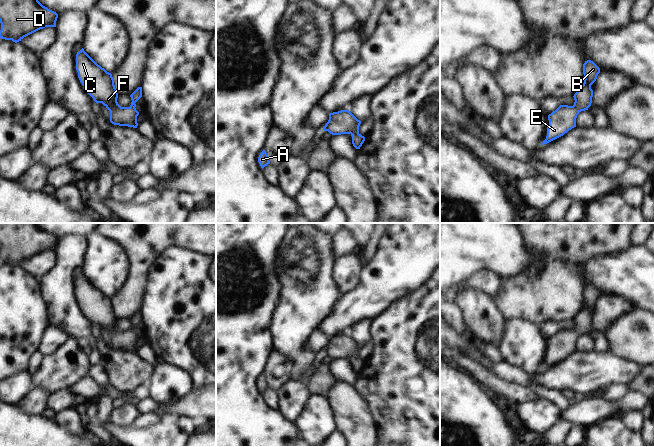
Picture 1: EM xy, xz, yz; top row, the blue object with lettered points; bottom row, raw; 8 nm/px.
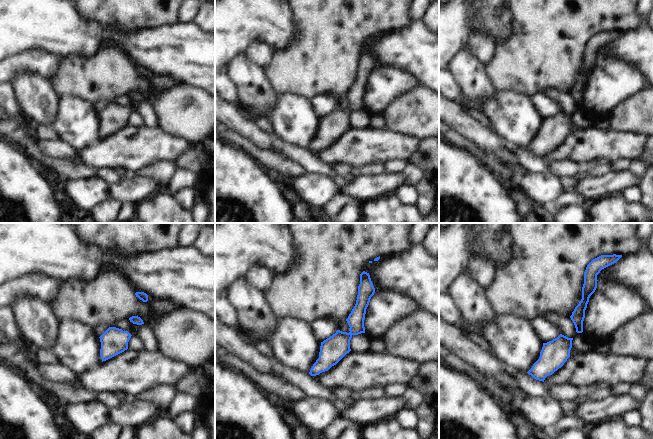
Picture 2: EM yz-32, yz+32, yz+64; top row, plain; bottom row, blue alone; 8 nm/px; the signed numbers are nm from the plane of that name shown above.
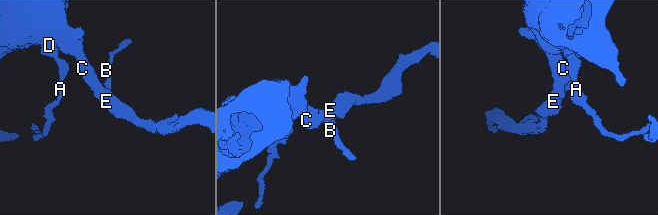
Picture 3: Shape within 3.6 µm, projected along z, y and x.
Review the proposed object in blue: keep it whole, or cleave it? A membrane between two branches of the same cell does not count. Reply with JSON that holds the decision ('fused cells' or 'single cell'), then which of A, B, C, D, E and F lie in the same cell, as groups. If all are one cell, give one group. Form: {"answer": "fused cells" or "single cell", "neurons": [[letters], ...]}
{"answer": "single cell", "neurons": [["A", "B", "C", "D", "E", "F"]]}

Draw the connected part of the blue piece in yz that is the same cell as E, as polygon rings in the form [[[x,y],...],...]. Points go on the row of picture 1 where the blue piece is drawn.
[[[591,60],[583,64],[584,83],[574,94],[574,105],[560,105],[548,115],[546,139],[541,146],[547,144],[576,127],[576,118],[581,111],[588,110],[592,103],[593,90],[591,85],[596,81],[600,68]]]

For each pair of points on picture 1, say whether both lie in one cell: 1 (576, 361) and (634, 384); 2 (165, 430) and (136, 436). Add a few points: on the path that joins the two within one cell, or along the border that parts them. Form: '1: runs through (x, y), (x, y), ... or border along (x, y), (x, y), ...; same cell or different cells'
1: border along (643, 368), (626, 384); different cells
2: runs through (158, 436), (143, 436); same cell

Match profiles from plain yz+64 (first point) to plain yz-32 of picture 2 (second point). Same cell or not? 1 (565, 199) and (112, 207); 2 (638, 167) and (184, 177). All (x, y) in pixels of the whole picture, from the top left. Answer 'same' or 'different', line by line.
1: same
2: same

